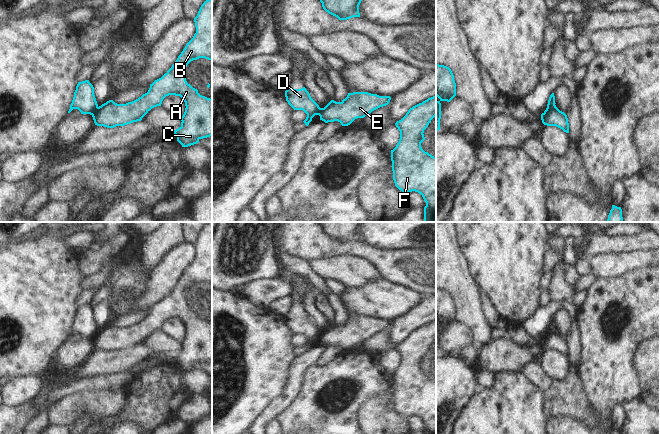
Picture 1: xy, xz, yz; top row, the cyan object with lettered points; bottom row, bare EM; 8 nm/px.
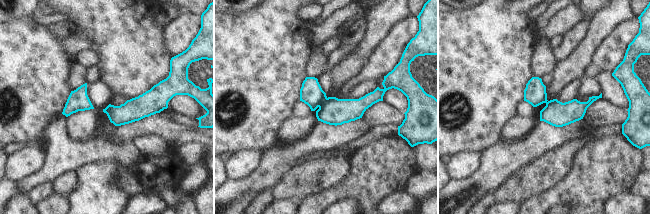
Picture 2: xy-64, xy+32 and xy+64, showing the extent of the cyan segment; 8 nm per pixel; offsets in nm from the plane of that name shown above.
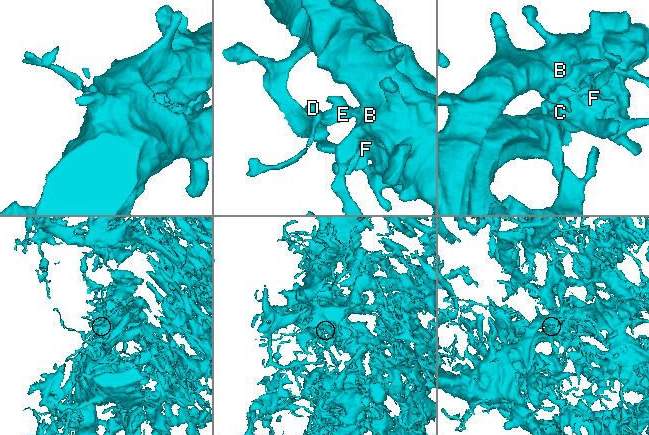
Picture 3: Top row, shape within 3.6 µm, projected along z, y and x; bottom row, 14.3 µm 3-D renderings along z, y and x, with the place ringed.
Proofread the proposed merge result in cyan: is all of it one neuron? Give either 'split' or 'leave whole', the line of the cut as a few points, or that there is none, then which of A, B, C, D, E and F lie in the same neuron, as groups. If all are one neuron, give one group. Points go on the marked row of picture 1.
split; cut in xy along (97, 106), (91, 114); A B C E F / D

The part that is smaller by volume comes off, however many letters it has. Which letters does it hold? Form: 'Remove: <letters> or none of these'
Remove: D

